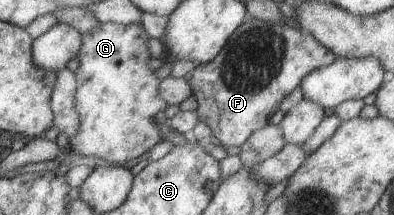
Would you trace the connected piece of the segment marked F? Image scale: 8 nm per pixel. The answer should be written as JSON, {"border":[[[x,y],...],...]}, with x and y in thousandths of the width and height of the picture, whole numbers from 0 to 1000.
{"border":[[[637,79],[637,88],[622,98],[576,181],[566,233],[556,237],[556,251],[536,288],[505,293],[497,307],[497,321],[487,335],[490,358],[485,358],[480,386],[487,409],[487,442],[500,456],[500,474],[505,479],[505,502],[497,526],[508,535],[508,563],[513,572],[530,581],[530,595],[541,609],[543,656],[548,665],[558,665],[571,693],[581,693],[584,684],[609,684],[647,609],[655,609],[683,577],[685,549],[711,507],[711,484],[718,474],[718,460],[723,460],[723,451],[728,451],[734,433],[741,433],[754,405],[761,405],[766,372],[784,340],[792,340],[799,321],[835,307],[855,274],[858,265],[848,256],[845,237],[822,219],[792,158],[784,158],[769,135],[744,135],[744,126],[734,126],[718,102],[693,112]]]}

